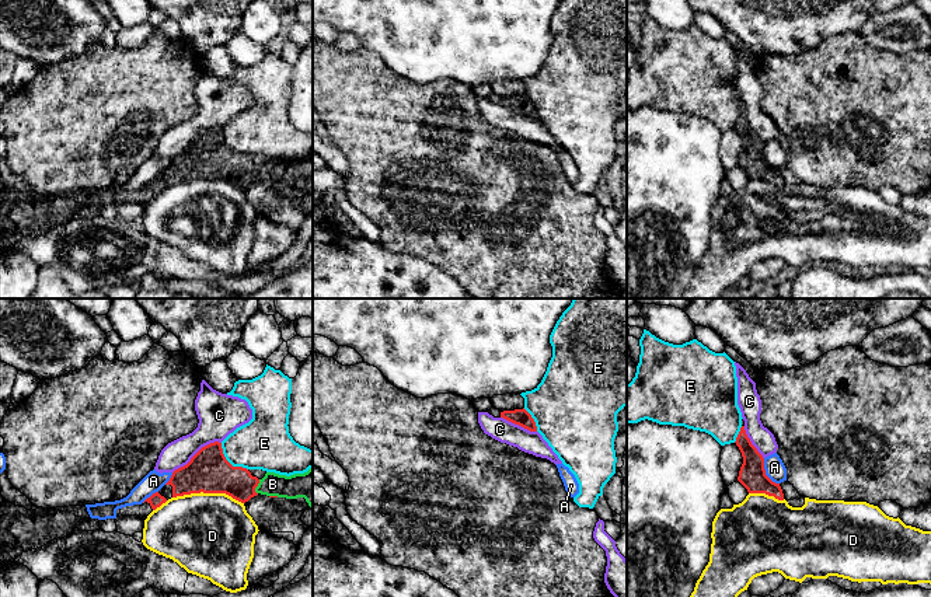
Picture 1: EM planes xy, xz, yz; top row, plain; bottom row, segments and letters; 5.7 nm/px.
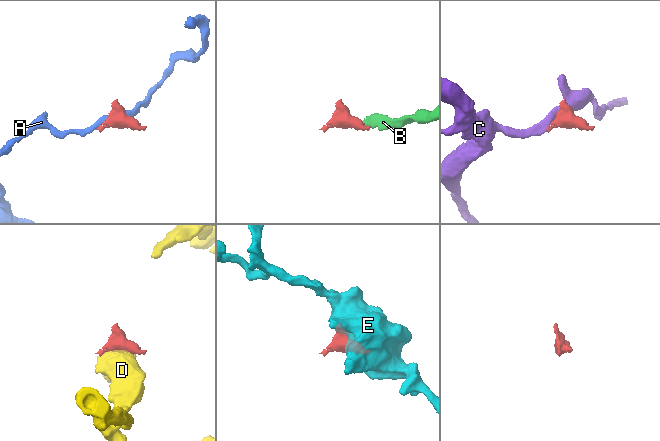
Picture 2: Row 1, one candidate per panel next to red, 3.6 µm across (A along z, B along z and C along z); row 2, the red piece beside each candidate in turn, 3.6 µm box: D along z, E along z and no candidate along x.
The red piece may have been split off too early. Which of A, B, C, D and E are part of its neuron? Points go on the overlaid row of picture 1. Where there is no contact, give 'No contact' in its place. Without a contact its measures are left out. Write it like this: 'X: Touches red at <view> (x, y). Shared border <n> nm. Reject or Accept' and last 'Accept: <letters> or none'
A: Touches red at yz (764, 472). Shared border 180 nm. Reject
B: Touches red at xy (257, 485). Shared border 90 nm. Accept
C: Touches red at xy (196, 453). Shared border 340 nm. Reject
D: Touches red at xy (208, 492). Shared border 400 nm. Reject
E: Touches red at xy (227, 461). Shared border 220 nm. Reject
Accept: B

